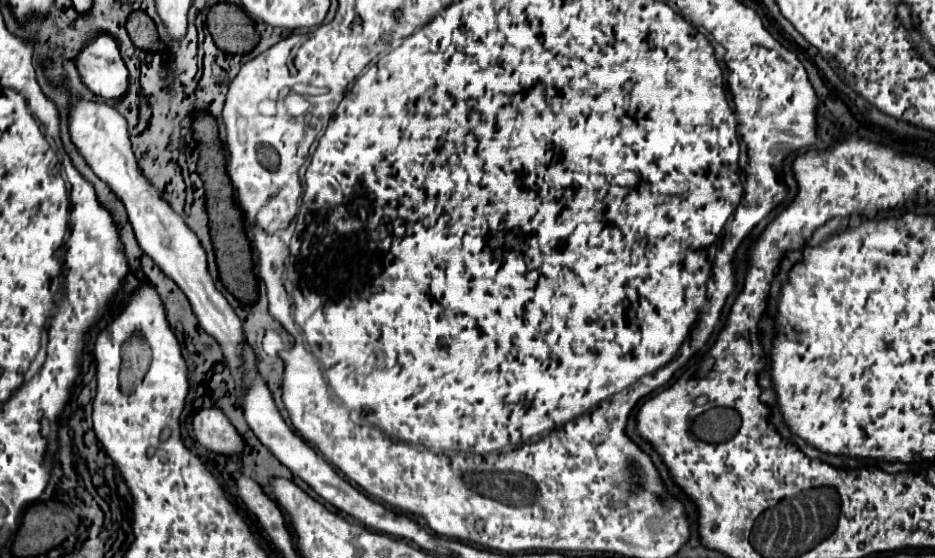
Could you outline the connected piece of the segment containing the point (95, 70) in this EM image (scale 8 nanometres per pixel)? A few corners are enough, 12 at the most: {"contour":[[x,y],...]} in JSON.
{"contour":[[98,32],[76,56],[80,80],[120,98],[128,70],[116,40]]}

